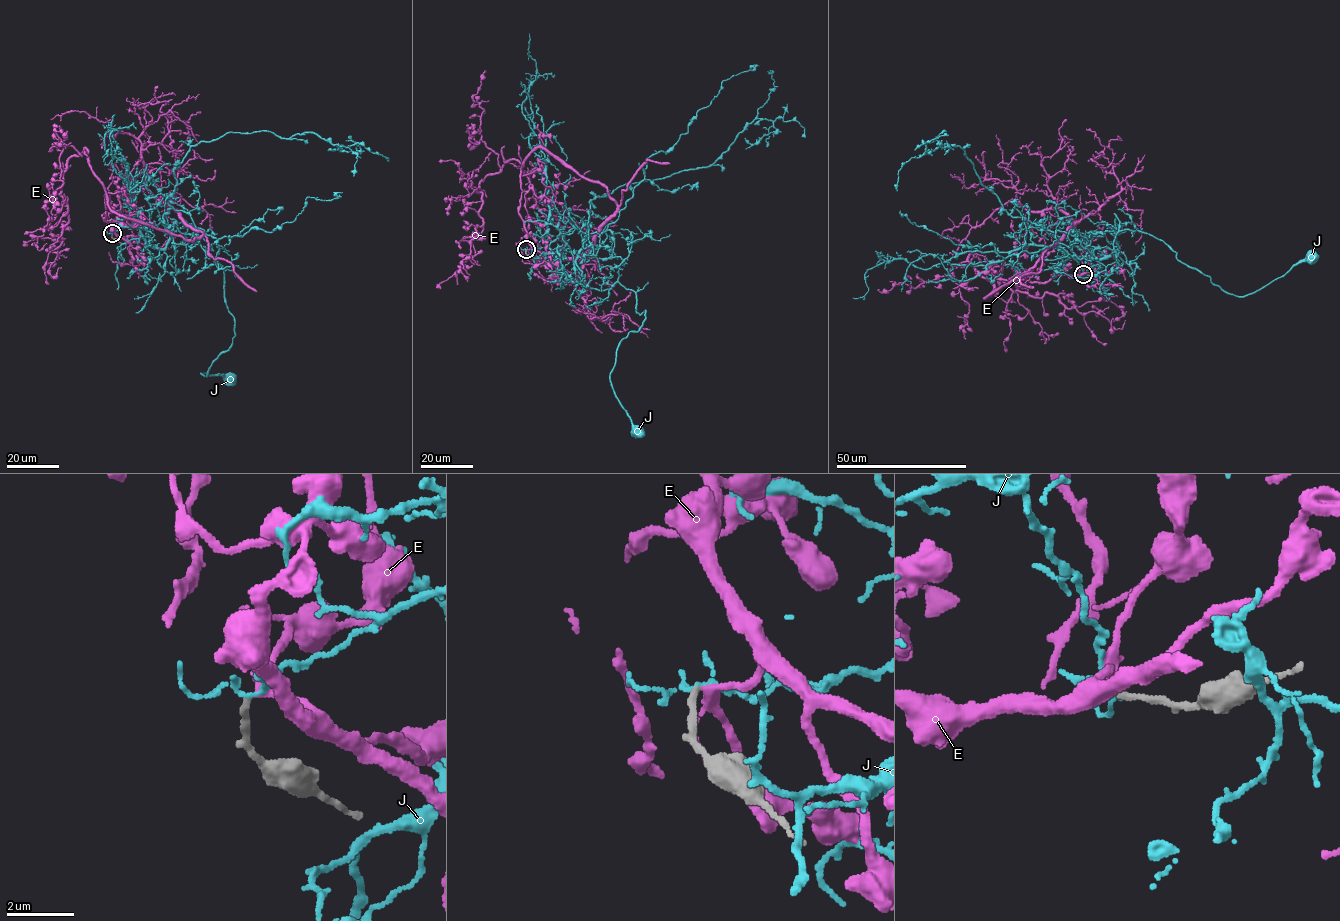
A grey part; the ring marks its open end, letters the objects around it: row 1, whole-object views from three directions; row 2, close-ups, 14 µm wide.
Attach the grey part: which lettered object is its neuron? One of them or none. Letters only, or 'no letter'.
E

